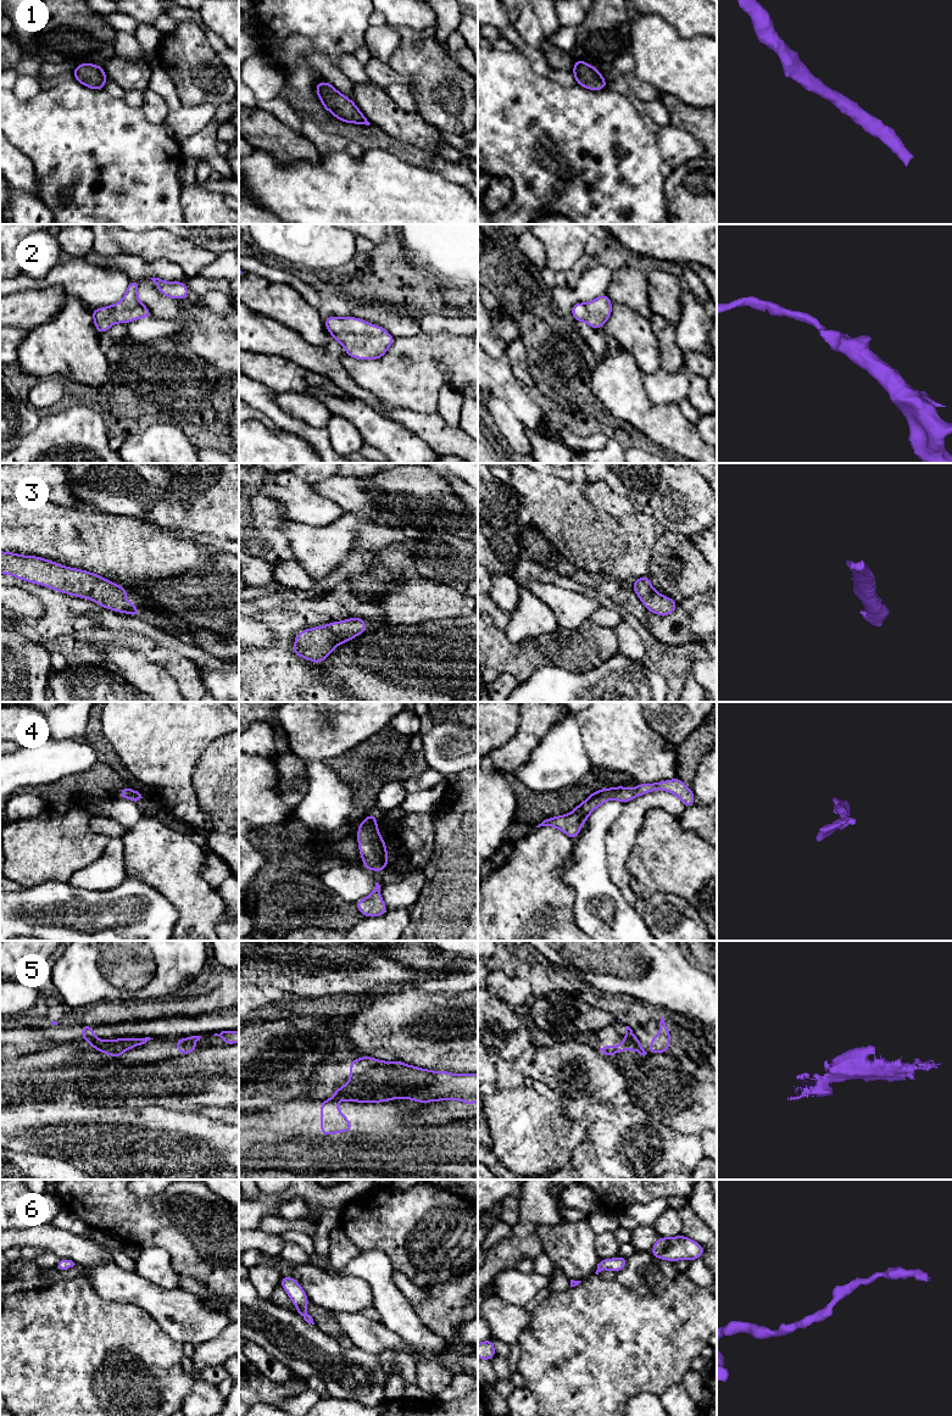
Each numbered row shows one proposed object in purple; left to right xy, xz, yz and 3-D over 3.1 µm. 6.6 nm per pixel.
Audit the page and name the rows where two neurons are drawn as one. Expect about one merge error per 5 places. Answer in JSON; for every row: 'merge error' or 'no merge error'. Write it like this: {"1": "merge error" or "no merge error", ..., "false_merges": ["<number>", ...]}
{"1": "no merge error", "2": "no merge error", "3": "no merge error", "4": "no merge error", "5": "merge error", "6": "no merge error", "false_merges": ["5"]}

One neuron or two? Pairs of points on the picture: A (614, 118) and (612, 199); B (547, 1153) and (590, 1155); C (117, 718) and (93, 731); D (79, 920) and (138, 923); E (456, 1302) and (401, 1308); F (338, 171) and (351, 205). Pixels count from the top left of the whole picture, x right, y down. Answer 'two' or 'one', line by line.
A: one
B: two
C: two
D: one
E: two
F: one

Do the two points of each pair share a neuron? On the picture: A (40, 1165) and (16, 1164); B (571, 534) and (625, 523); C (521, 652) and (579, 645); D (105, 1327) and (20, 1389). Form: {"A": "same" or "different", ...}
{"A": "same", "B": "same", "C": "same", "D": "same"}

